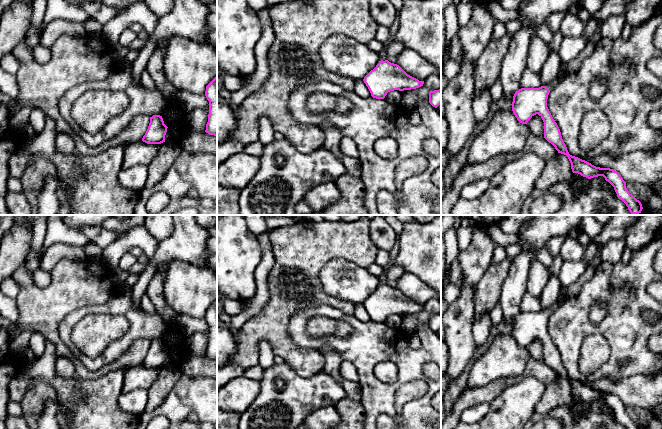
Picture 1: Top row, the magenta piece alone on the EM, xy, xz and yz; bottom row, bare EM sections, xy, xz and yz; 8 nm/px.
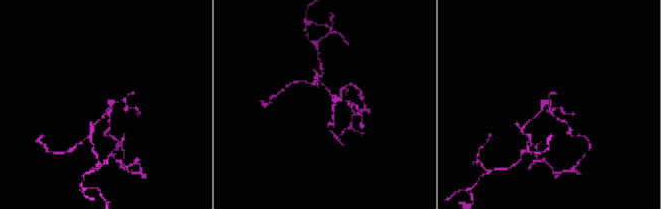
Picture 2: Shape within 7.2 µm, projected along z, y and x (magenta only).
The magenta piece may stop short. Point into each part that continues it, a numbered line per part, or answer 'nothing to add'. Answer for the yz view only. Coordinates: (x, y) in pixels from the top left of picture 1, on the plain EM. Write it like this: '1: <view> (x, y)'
1: yz (555, 305)

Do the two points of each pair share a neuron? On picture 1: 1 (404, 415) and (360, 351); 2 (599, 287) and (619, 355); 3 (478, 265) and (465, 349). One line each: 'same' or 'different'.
1: same
2: same
3: same

